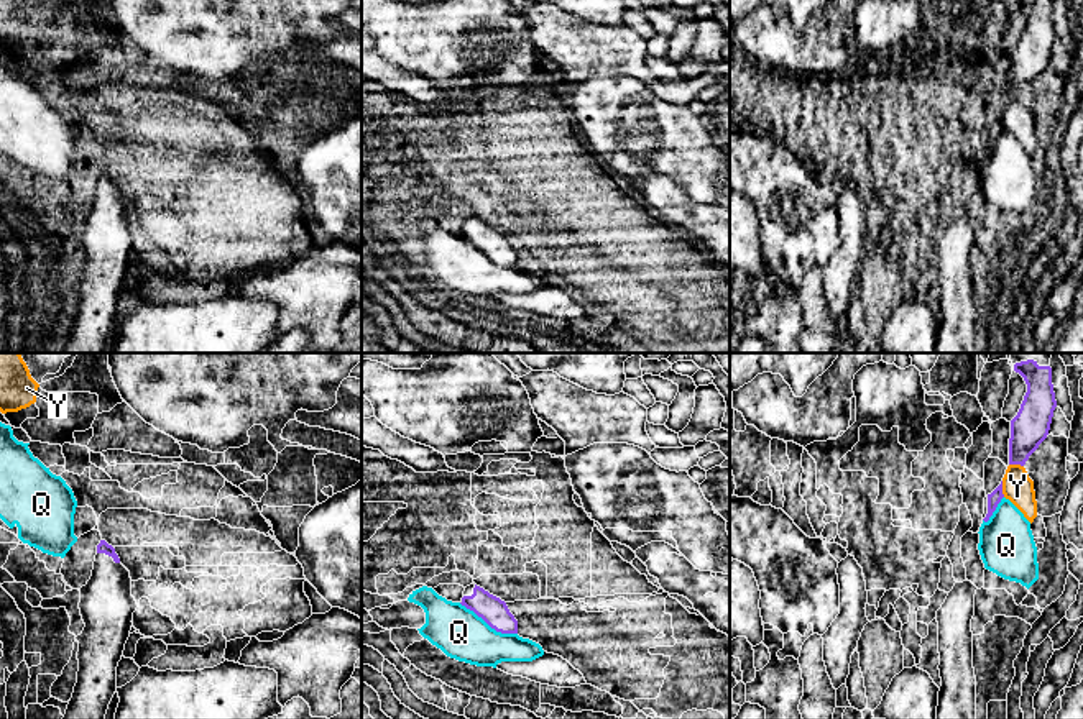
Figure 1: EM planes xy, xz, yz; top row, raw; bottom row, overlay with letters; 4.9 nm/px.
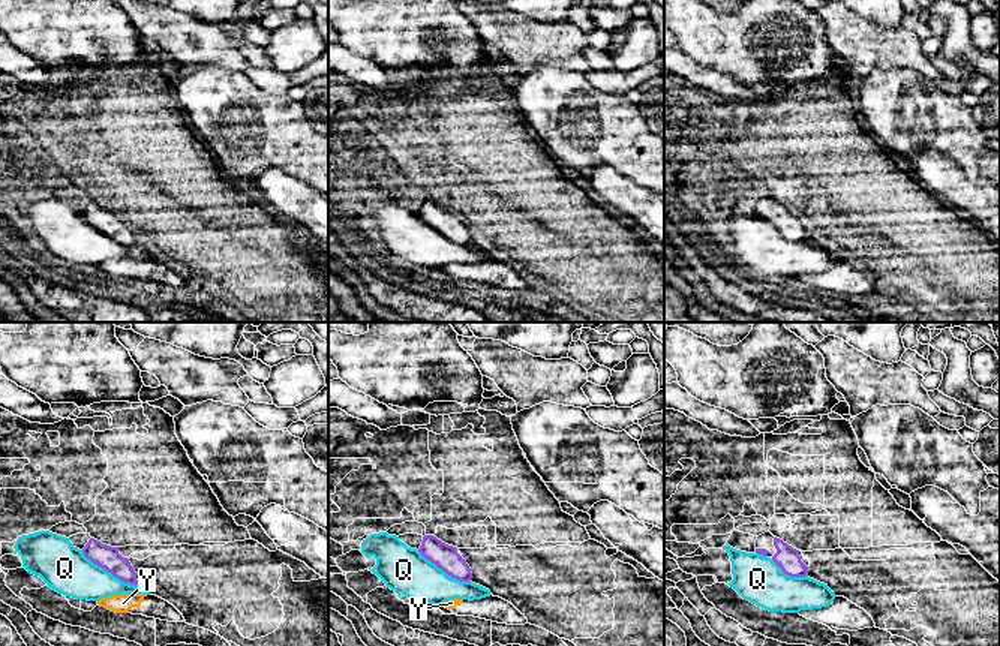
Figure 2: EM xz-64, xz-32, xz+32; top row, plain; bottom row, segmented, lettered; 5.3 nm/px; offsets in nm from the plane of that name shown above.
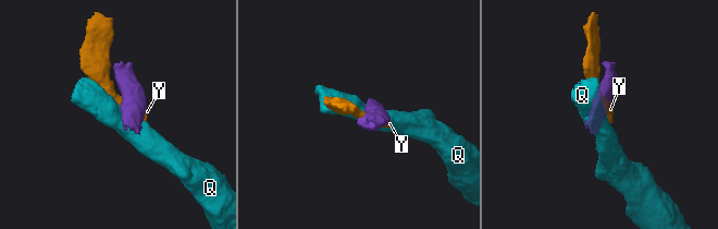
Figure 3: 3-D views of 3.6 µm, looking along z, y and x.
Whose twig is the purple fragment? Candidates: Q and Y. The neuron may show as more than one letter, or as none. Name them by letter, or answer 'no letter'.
no letter

